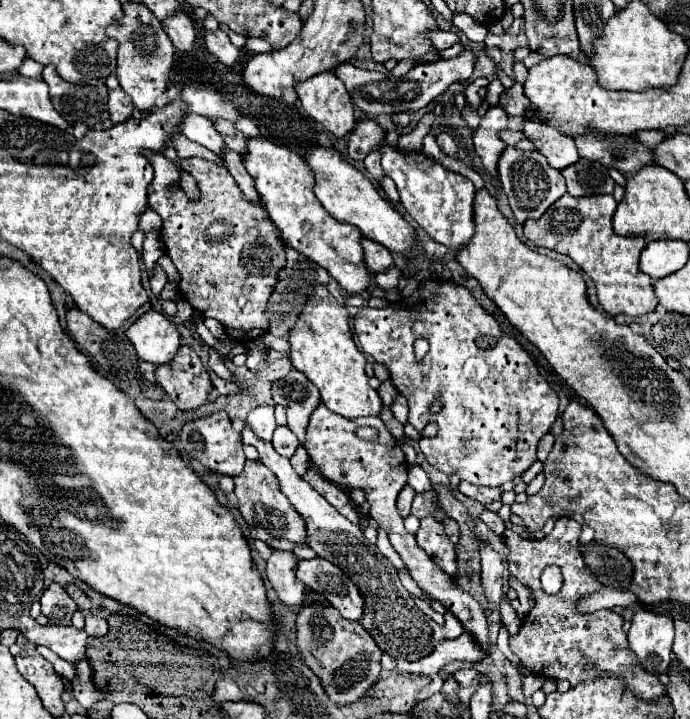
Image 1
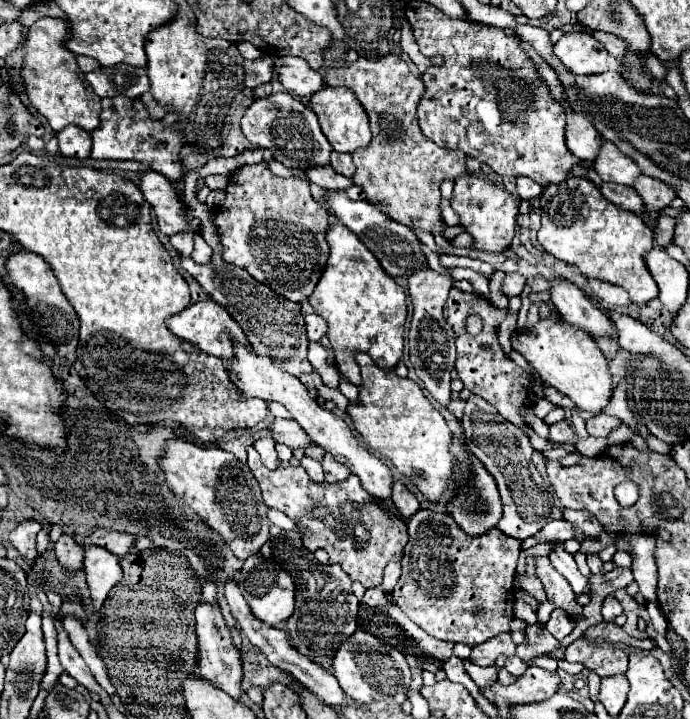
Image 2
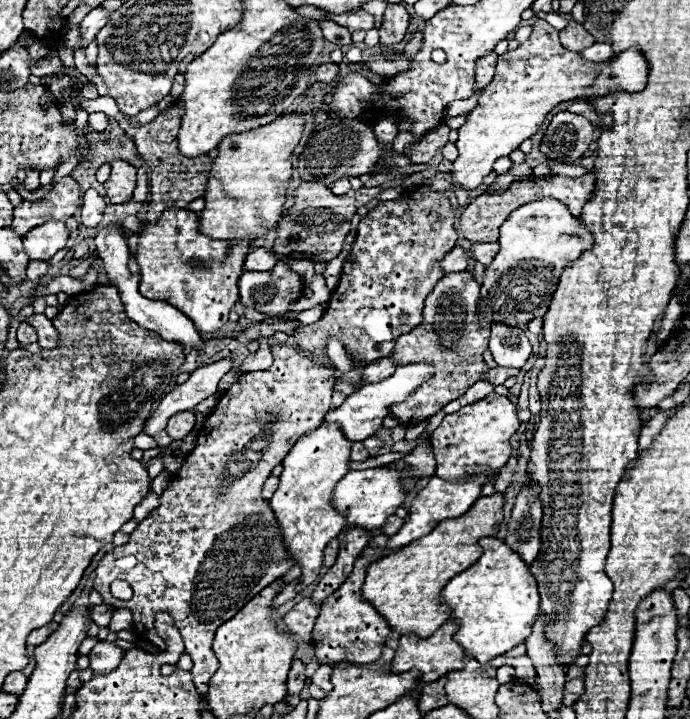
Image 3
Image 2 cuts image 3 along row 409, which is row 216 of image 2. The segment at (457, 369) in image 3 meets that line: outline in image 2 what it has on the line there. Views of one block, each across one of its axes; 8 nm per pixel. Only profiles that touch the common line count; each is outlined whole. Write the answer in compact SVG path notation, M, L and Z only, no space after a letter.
M388 54L374 62L358 58L352 66L328 66L326 84L350 88L370 118L372 142L368 148L352 154L356 164L352 182L360 186L368 202L386 216L430 234L442 234L448 224L442 222L440 184L446 178L456 180L456 176L468 172L466 154L440 148L422 134L418 124L418 104L426 92L422 78L414 76L404 60Z

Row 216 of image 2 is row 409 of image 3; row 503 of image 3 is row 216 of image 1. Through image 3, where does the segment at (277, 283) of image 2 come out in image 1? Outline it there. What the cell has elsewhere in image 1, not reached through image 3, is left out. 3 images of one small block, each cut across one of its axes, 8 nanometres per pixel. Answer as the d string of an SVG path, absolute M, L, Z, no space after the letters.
M150 156L150 162L154 164L154 188L150 188L150 208L158 212L162 218L160 238L170 260L180 272L182 296L192 304L192 308L198 308L204 318L216 318L234 340L250 342L262 336L268 328L264 310L274 290L274 284L278 282L278 270L284 268L286 264L282 240L278 236L276 226L268 218L266 210L258 204L248 202L240 192L236 180L230 176L230 172L222 166L216 166L214 162L202 158L186 158L180 162L180 168L190 172L198 182L200 188L198 202L190 202L182 188L180 192L166 192L166 184L180 182L178 166L174 162L170 162L164 156Z

